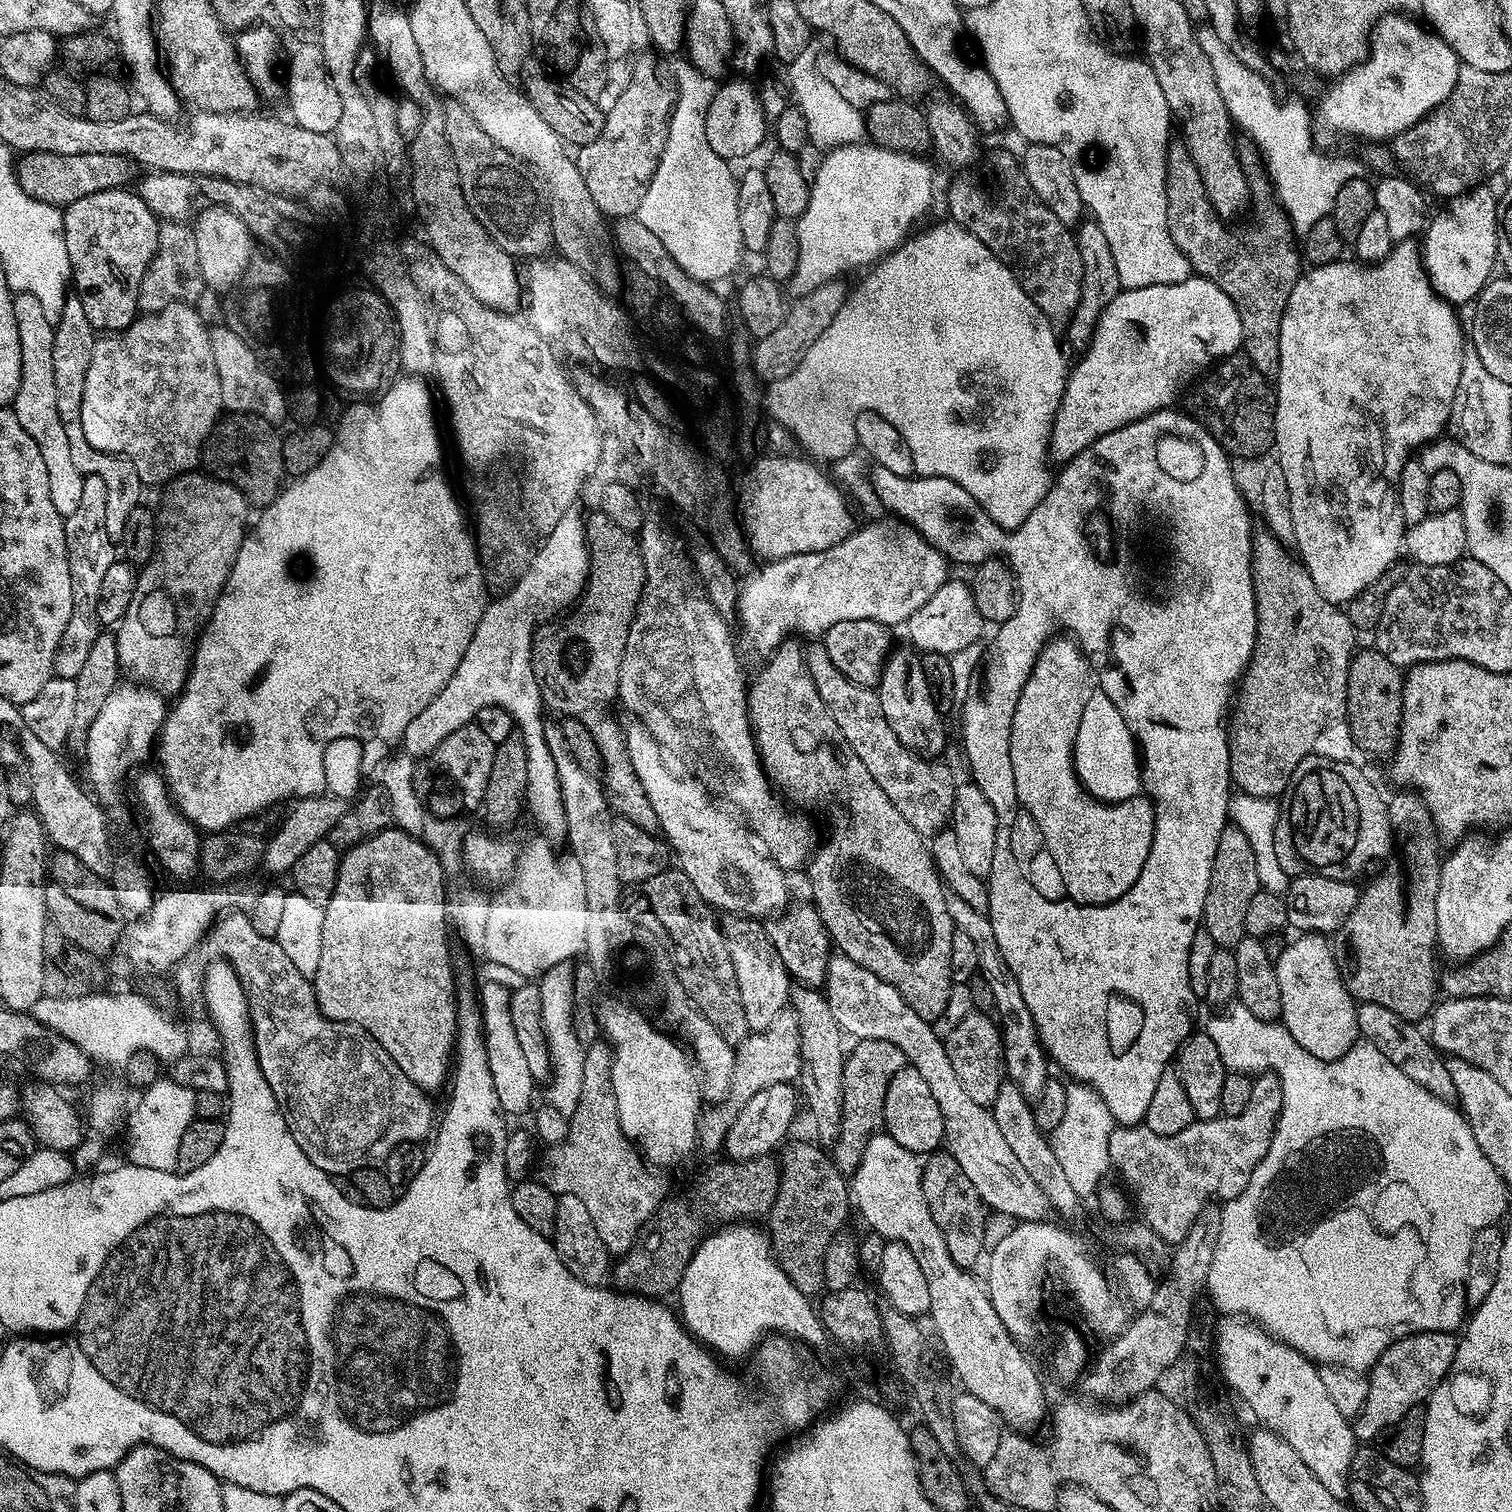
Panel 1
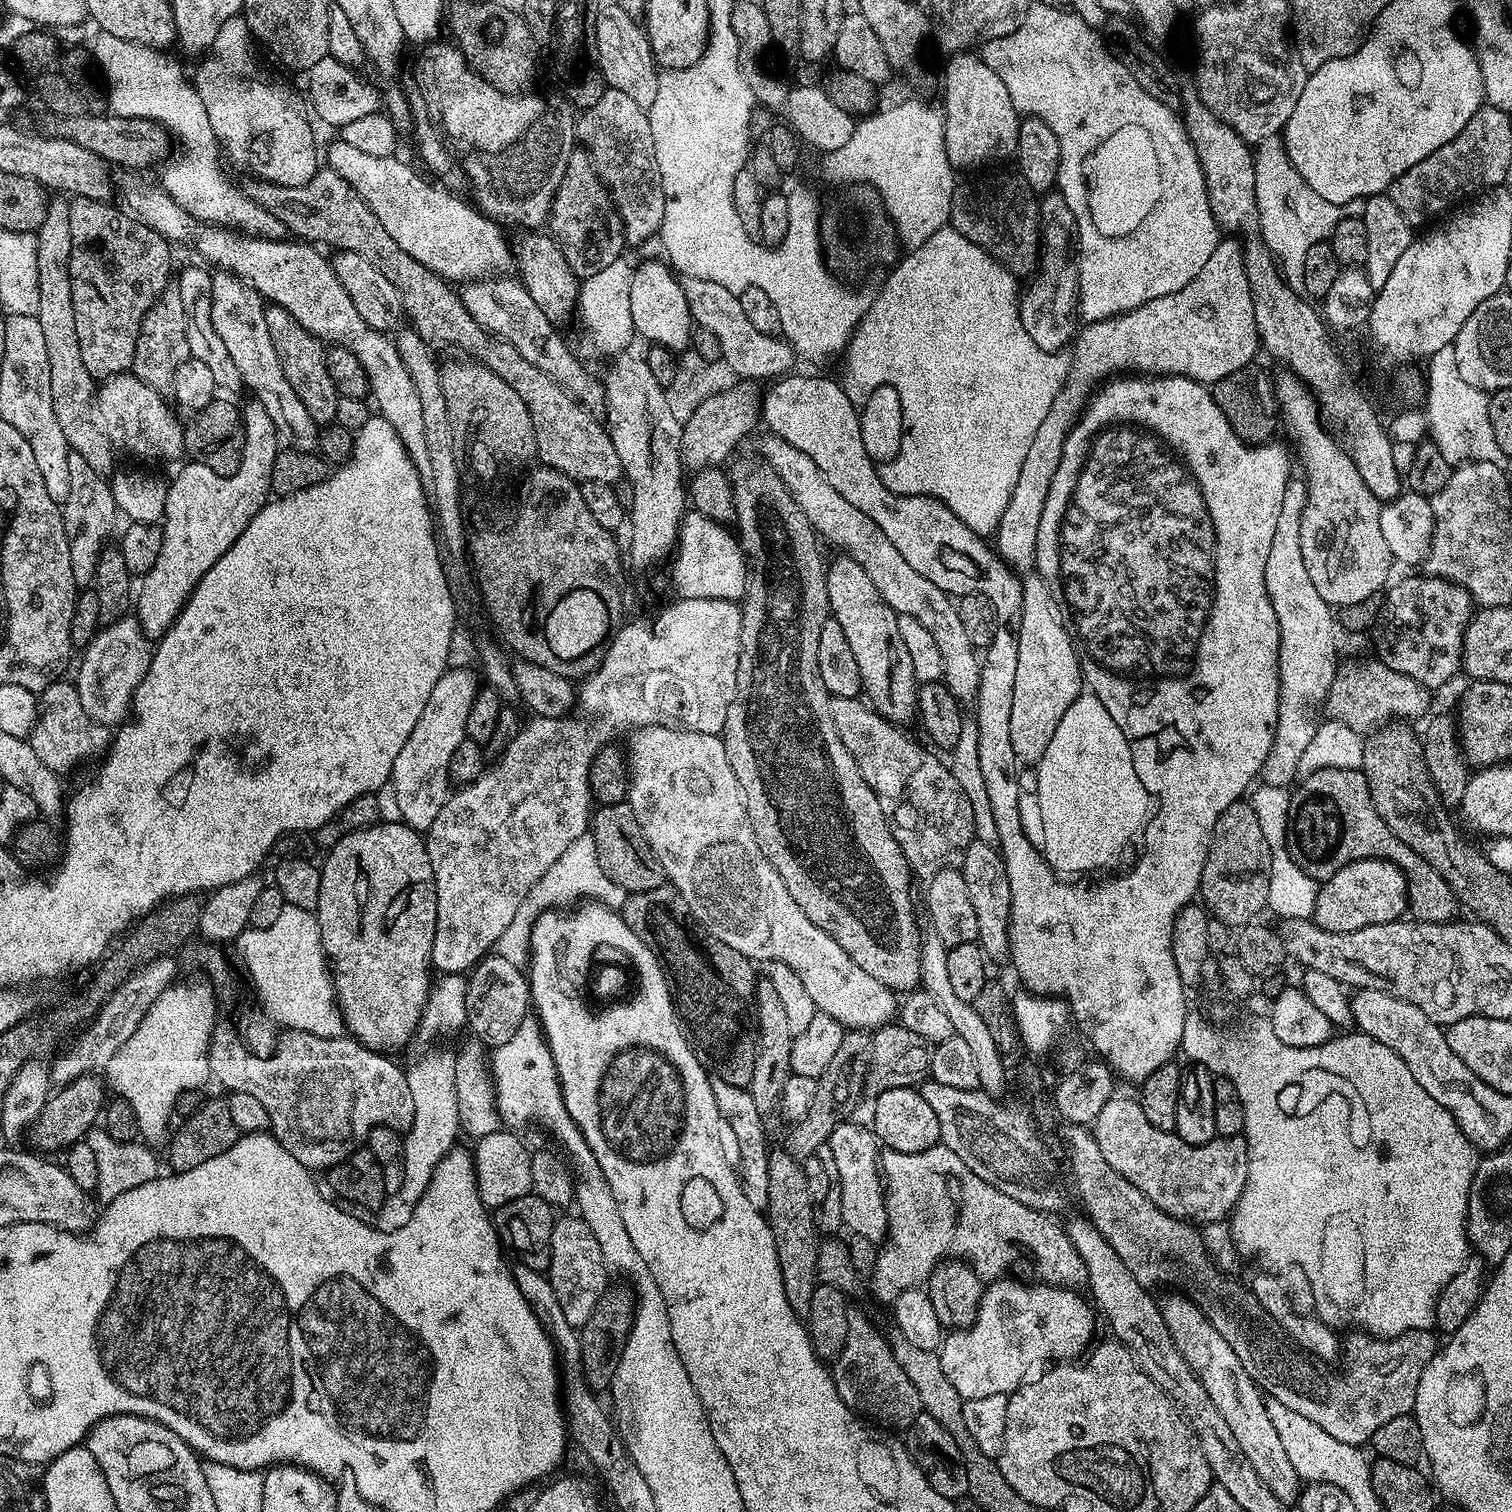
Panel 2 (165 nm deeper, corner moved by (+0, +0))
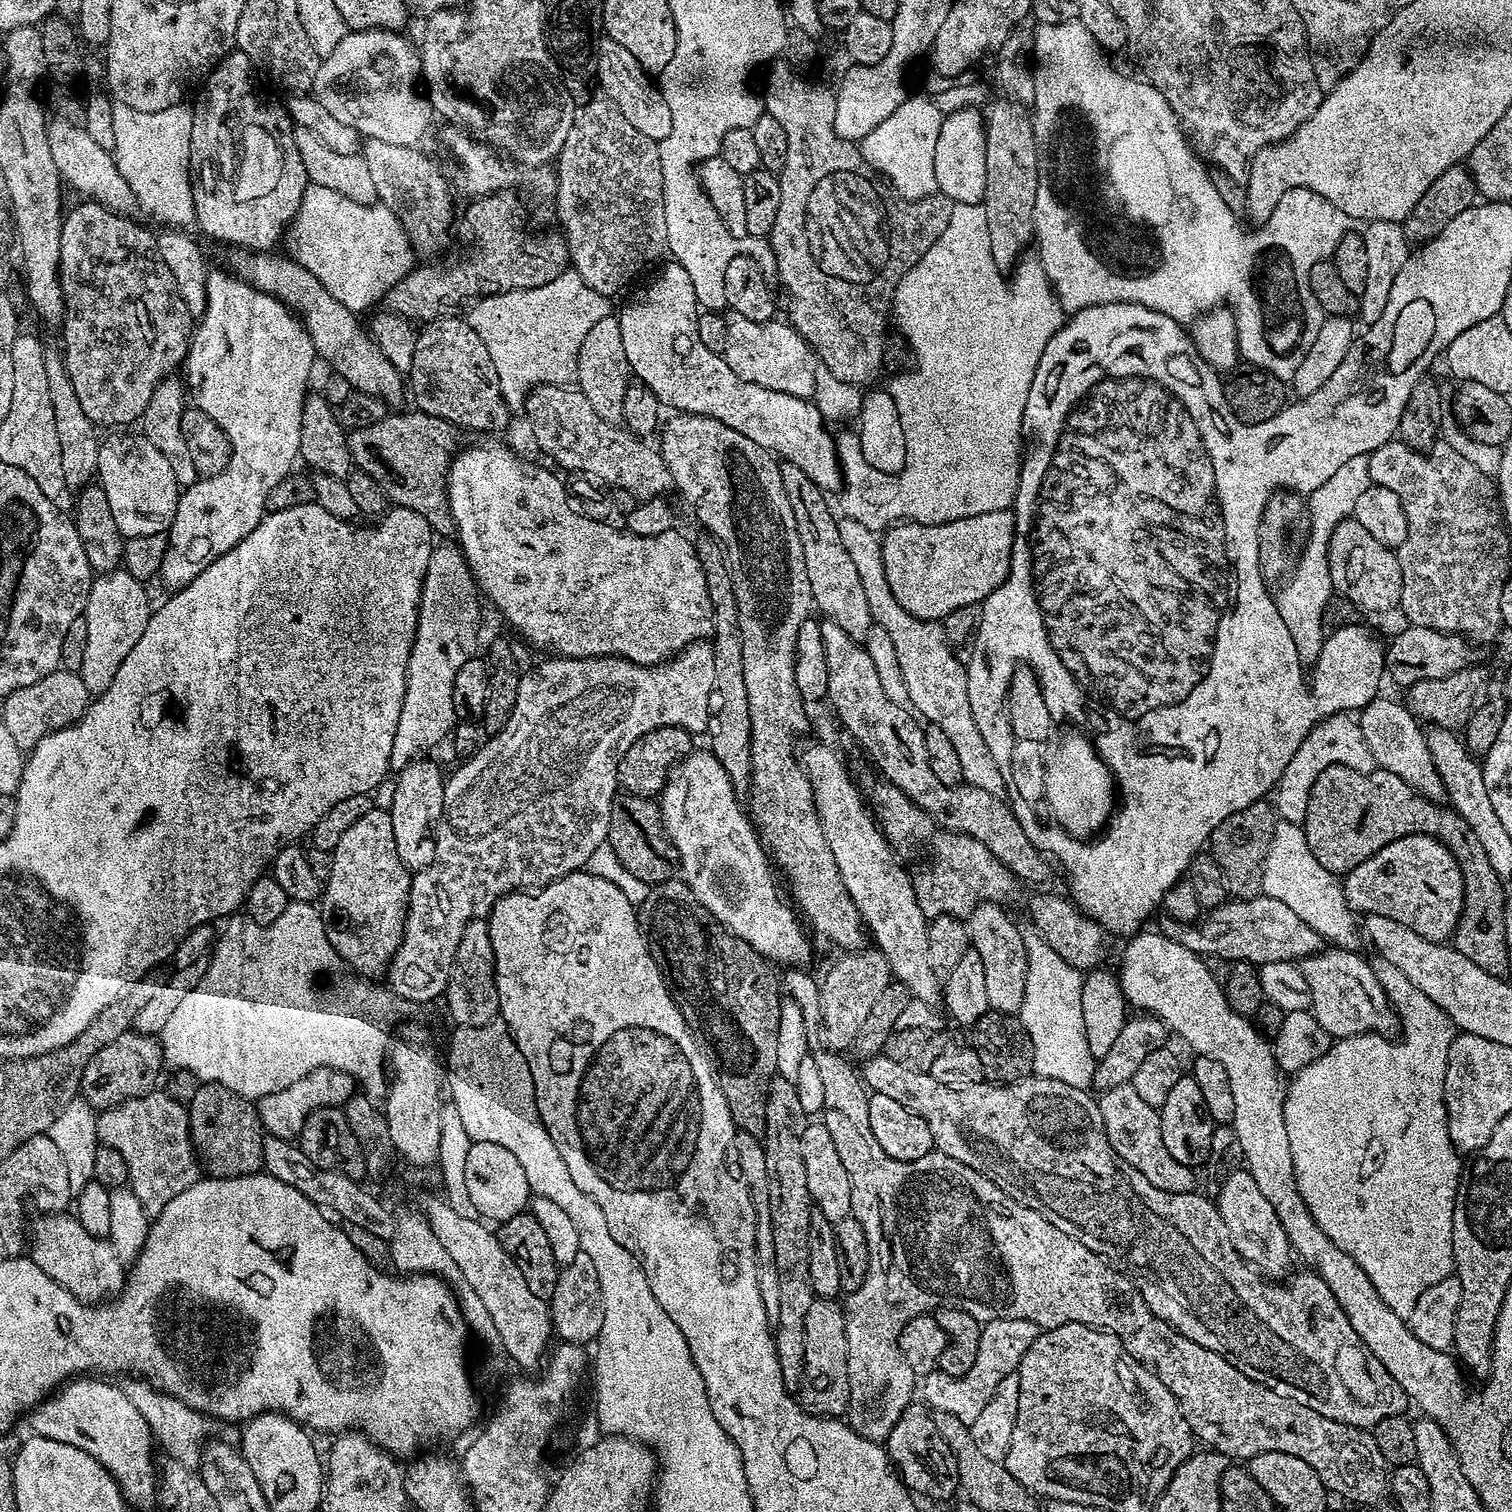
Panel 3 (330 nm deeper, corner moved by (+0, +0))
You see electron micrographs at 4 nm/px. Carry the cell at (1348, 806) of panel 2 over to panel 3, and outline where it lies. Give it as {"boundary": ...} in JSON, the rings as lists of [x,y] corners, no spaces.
{"boundary":[[[1331,764],[1315,773],[1302,808],[1302,827],[1310,853],[1326,870],[1337,874],[1351,872],[1354,866],[1382,850],[1382,846],[1403,836],[1432,836],[1446,845],[1460,863],[1464,876],[1464,906],[1450,944],[1482,970],[1503,973],[1510,945],[1504,928],[1502,877],[1494,874],[1494,866],[1490,866],[1490,858],[1486,858],[1486,850],[1482,850],[1474,830],[1451,807],[1428,800],[1385,768],[1377,766],[1370,772],[1359,772]]]}

